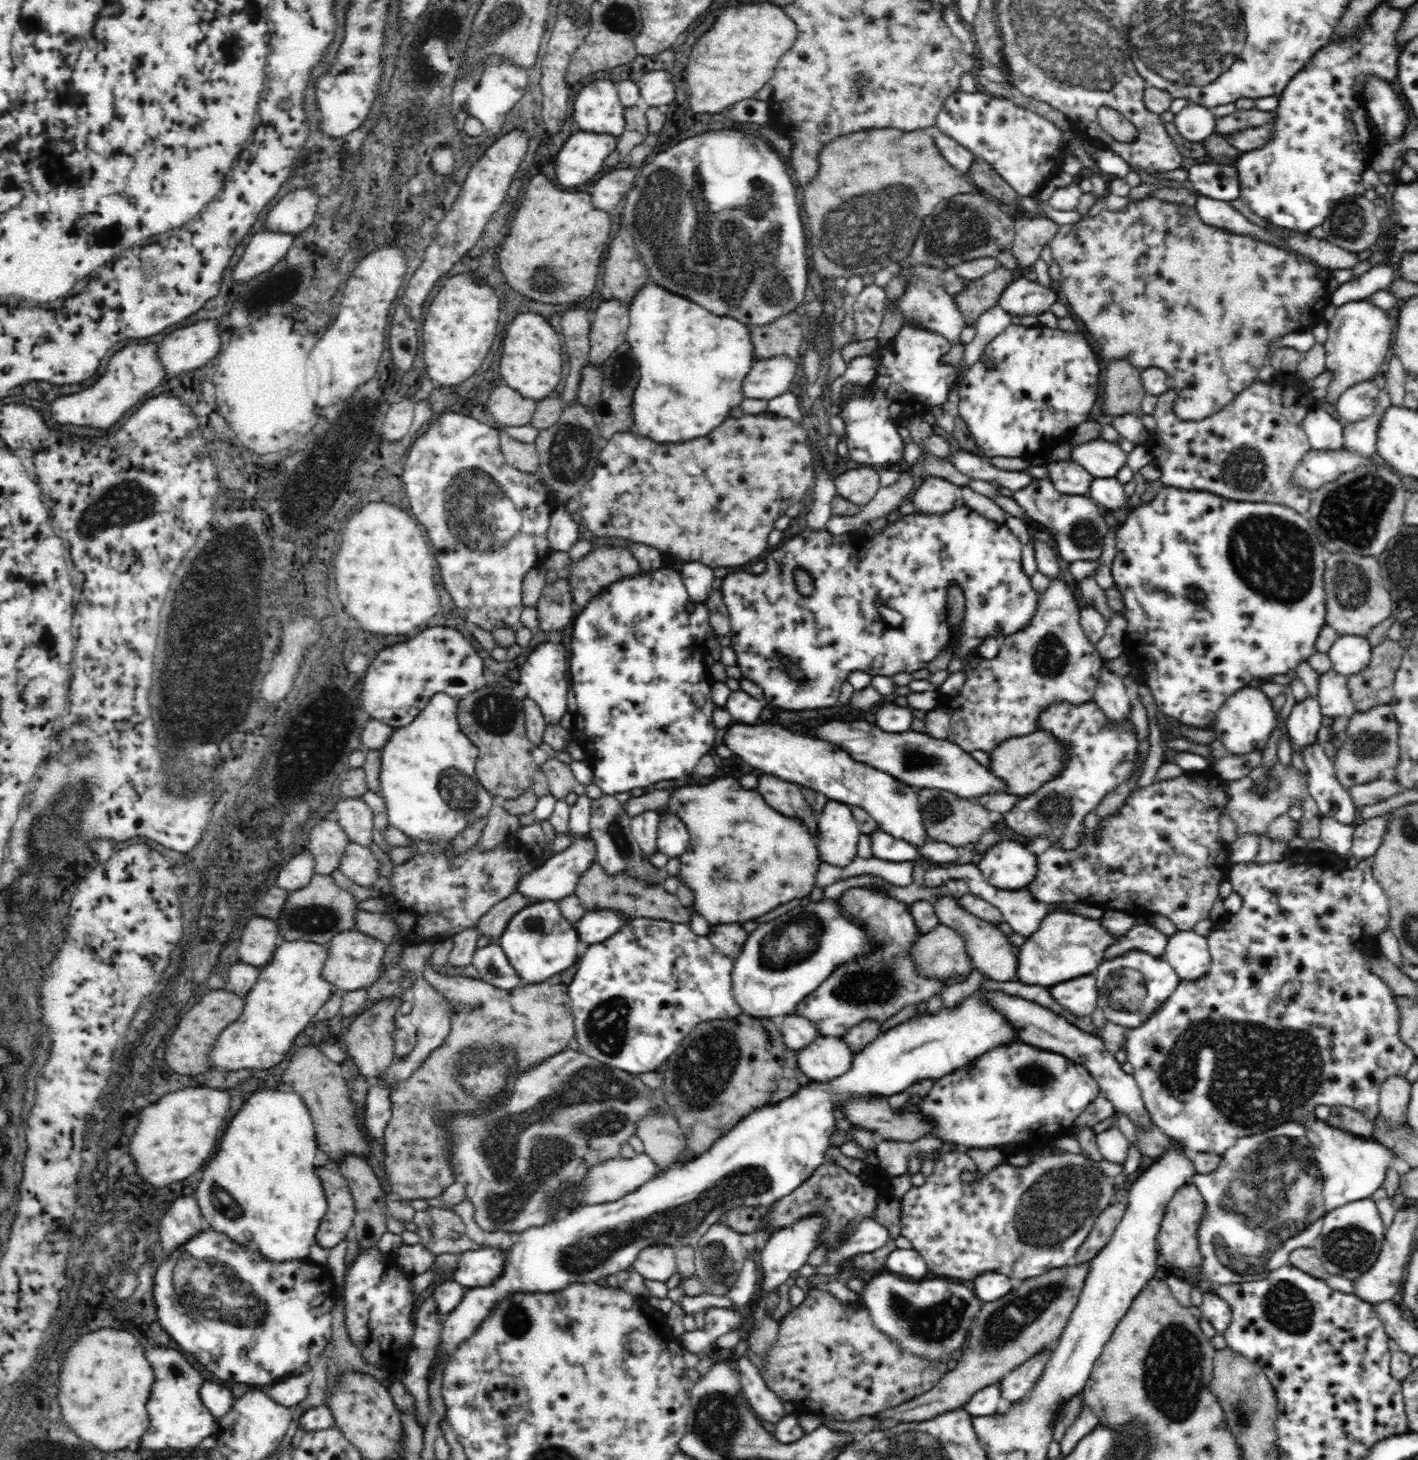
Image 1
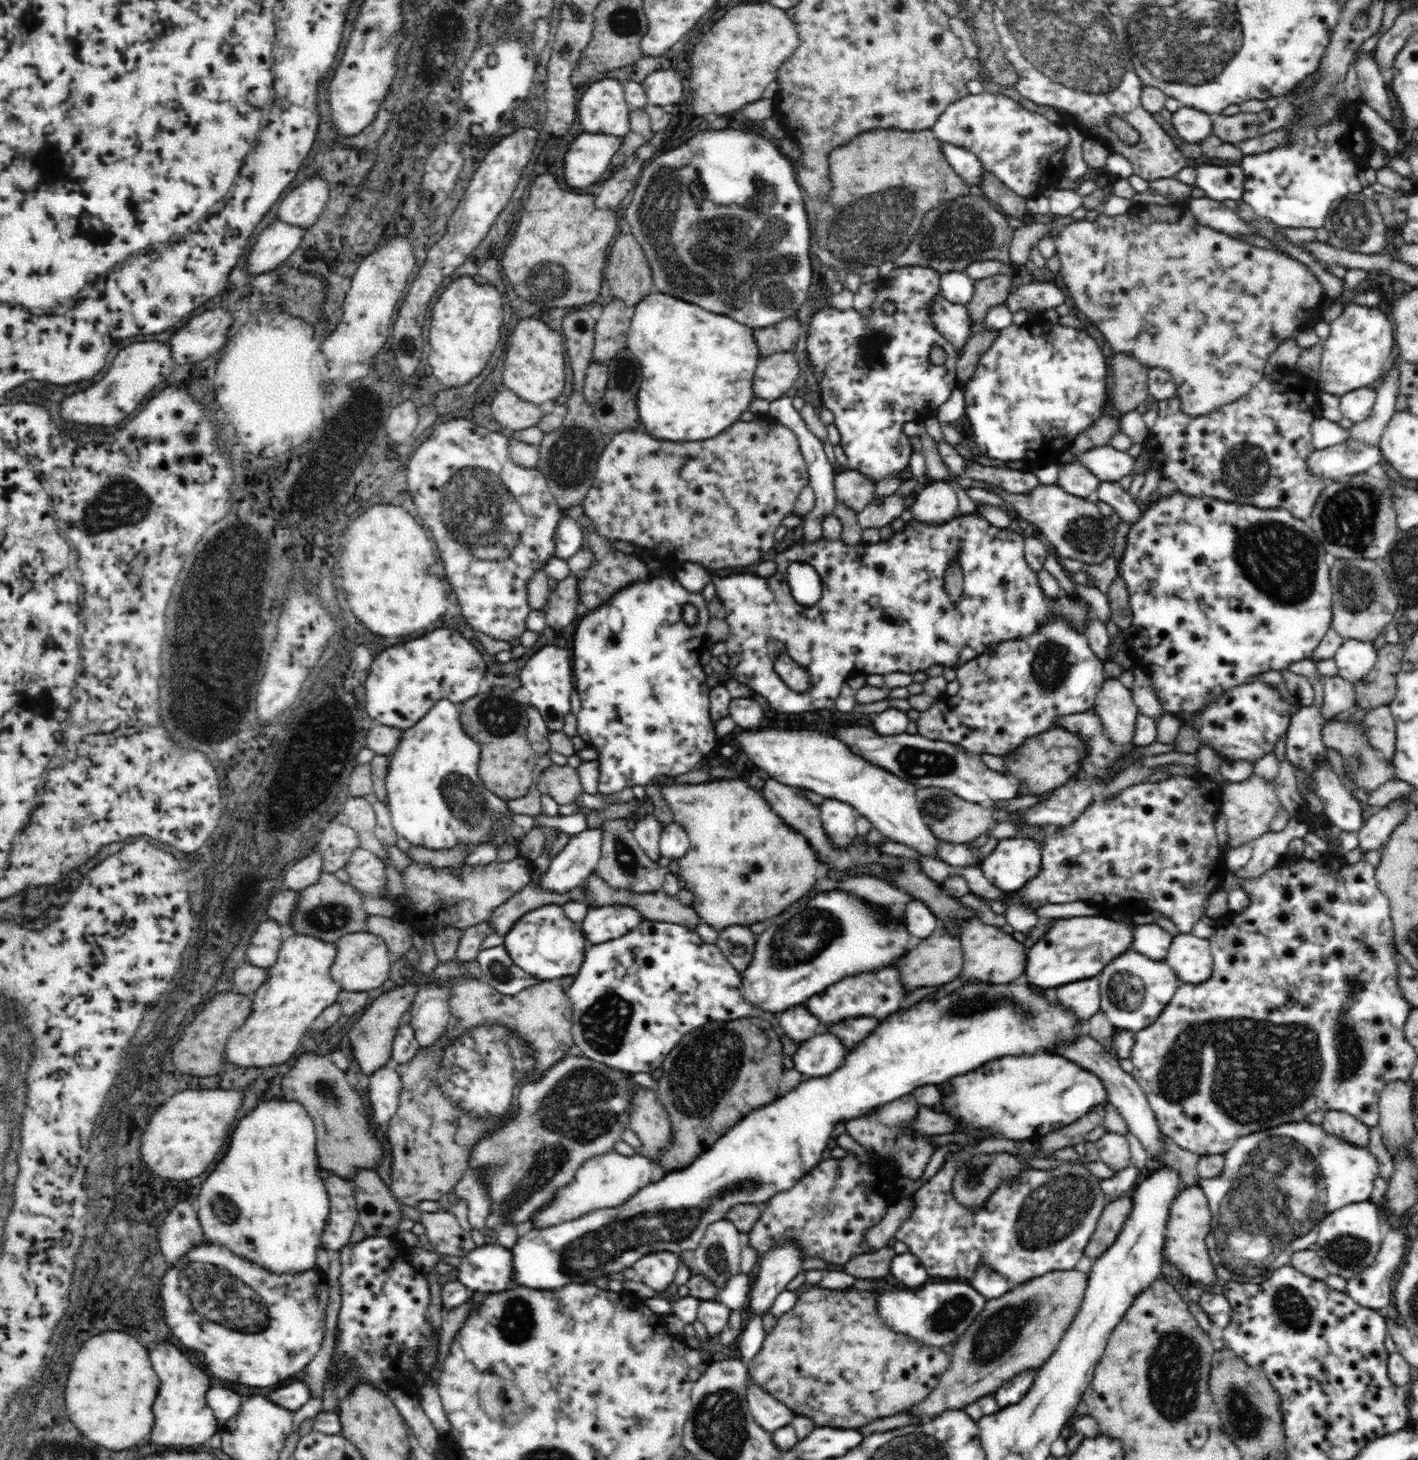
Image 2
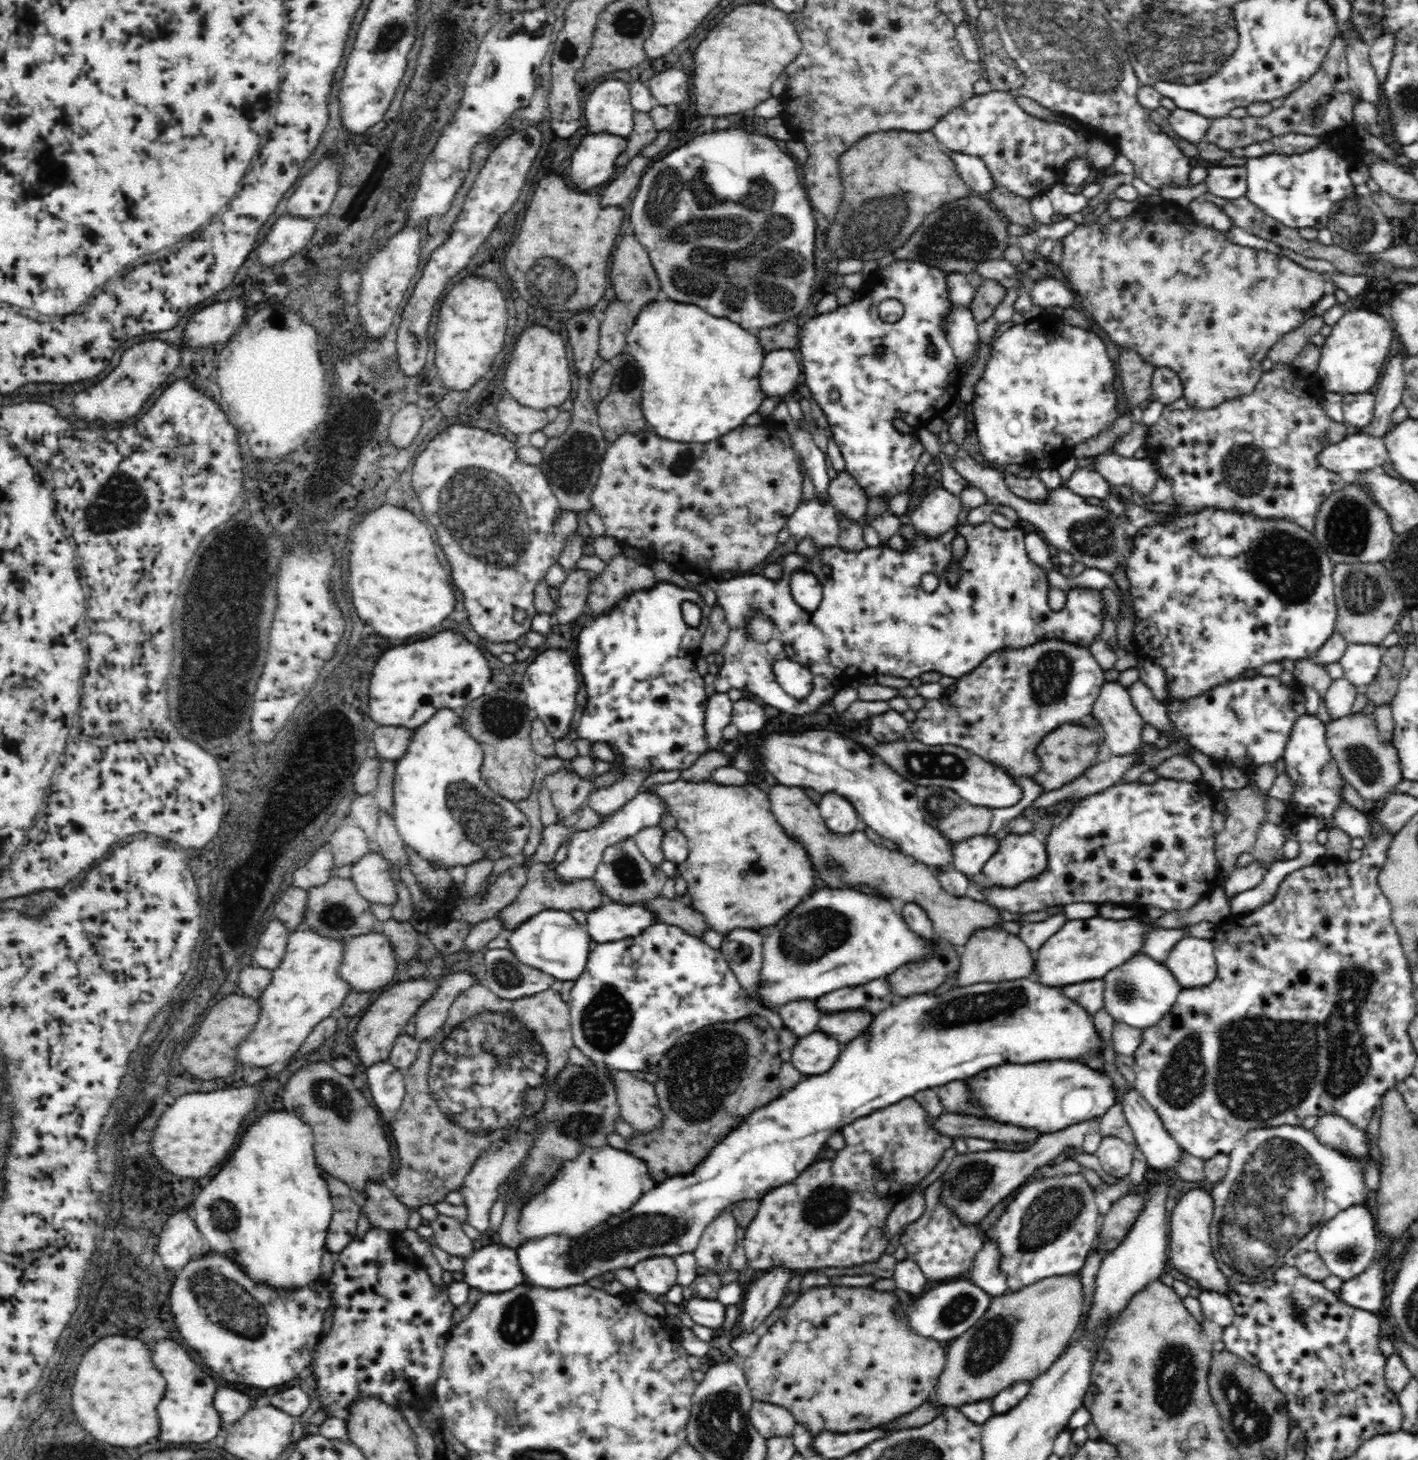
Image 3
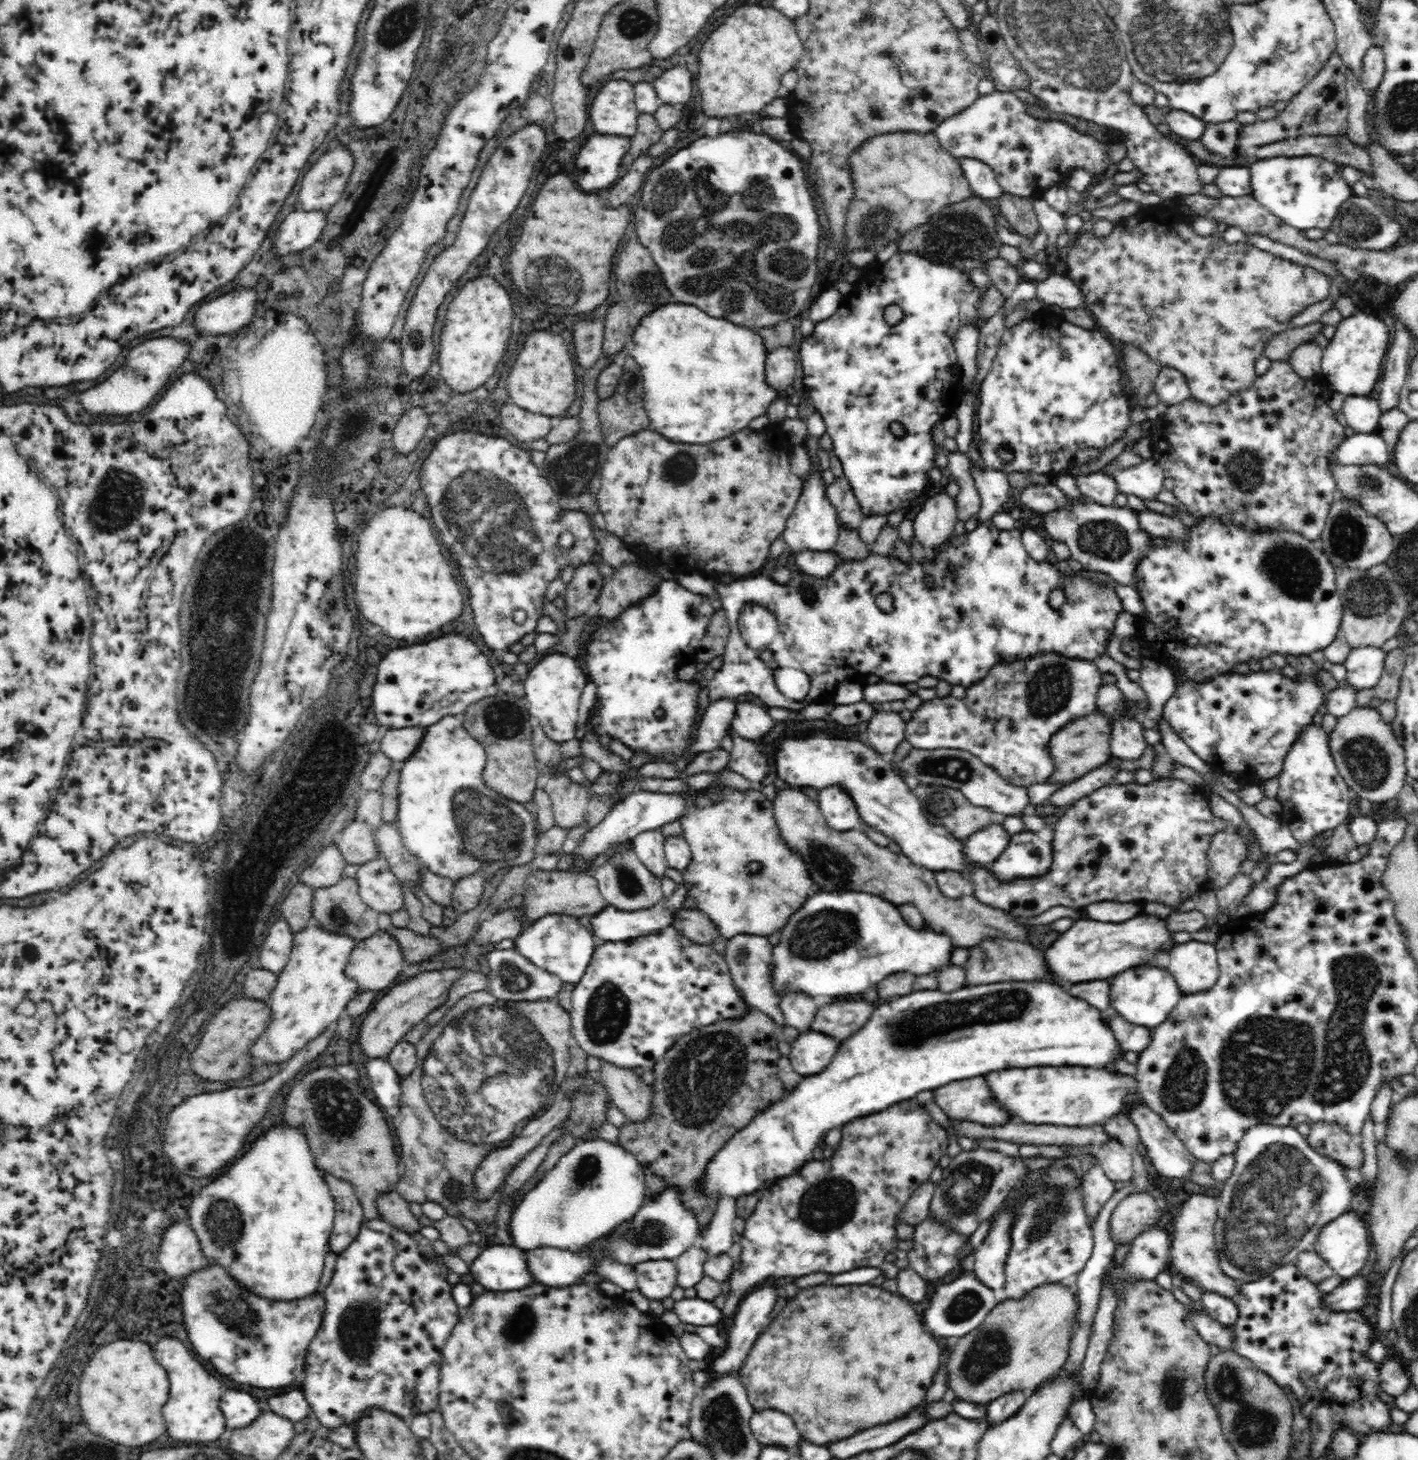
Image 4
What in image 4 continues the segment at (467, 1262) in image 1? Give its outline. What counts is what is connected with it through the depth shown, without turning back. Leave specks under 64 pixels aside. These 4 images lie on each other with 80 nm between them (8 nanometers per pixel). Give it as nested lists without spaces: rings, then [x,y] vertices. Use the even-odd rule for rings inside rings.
[[[512,1244],[490,1245],[470,1266],[469,1282],[480,1282],[486,1291],[514,1290],[535,1284],[524,1252]]]

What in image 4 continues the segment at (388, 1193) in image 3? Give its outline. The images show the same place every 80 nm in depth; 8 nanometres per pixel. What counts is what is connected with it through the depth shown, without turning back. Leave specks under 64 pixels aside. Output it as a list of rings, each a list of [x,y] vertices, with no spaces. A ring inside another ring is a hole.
[[[395,1190],[378,1198],[376,1205],[378,1205],[381,1220],[410,1235],[421,1232],[420,1222],[412,1214],[409,1203],[400,1197]]]

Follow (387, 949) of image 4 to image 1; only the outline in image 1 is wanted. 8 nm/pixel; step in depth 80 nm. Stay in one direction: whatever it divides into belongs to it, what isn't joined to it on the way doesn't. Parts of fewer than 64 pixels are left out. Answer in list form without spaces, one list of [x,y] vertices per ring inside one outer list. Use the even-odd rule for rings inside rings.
[[[344,931],[332,937],[328,958],[324,961],[322,976],[333,983],[334,990],[353,991],[367,989],[378,982],[383,973],[385,944],[362,931]]]

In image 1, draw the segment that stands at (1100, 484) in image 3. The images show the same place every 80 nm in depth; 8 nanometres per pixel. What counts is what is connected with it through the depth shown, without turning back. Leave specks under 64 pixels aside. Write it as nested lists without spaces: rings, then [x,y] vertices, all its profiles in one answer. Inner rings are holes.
[[[1049,461],[1050,477],[1058,492],[1088,496],[1093,476],[1077,462]]]

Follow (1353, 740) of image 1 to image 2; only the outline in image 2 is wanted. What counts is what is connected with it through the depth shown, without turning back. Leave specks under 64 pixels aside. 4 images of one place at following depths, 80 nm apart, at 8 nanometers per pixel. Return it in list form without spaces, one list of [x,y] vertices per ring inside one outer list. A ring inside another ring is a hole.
[[[1389,705],[1377,706],[1368,712],[1362,725],[1370,736],[1370,745],[1384,753],[1384,759],[1393,761],[1396,745],[1396,724]]]

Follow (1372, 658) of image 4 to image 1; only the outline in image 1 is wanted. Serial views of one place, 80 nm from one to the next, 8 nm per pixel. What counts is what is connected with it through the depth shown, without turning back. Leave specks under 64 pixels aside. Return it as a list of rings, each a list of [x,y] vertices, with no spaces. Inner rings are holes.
[[[1339,635],[1327,655],[1332,661],[1333,669],[1348,678],[1369,665],[1372,648],[1367,638]]]

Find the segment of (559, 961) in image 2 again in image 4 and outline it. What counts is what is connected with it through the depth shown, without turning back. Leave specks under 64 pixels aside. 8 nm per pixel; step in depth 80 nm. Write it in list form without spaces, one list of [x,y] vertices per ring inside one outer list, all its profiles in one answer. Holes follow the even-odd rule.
[[[549,914],[530,922],[515,937],[515,950],[531,963],[555,974],[562,982],[576,984],[586,972],[594,954],[594,935],[580,923],[579,917]]]

